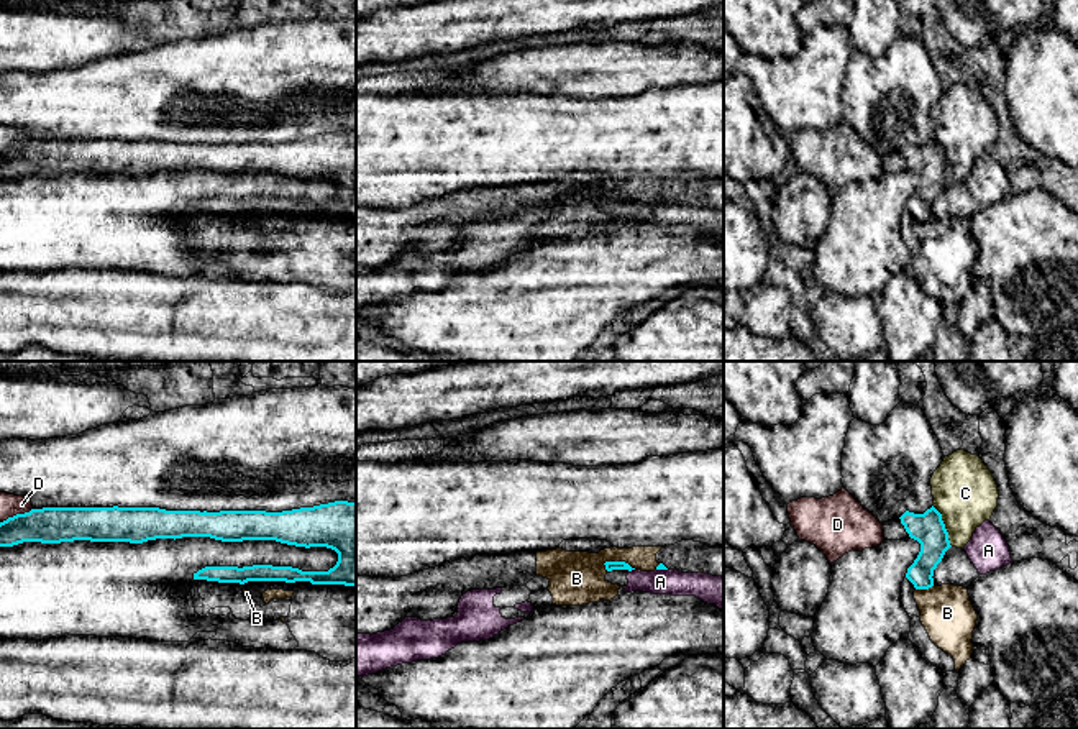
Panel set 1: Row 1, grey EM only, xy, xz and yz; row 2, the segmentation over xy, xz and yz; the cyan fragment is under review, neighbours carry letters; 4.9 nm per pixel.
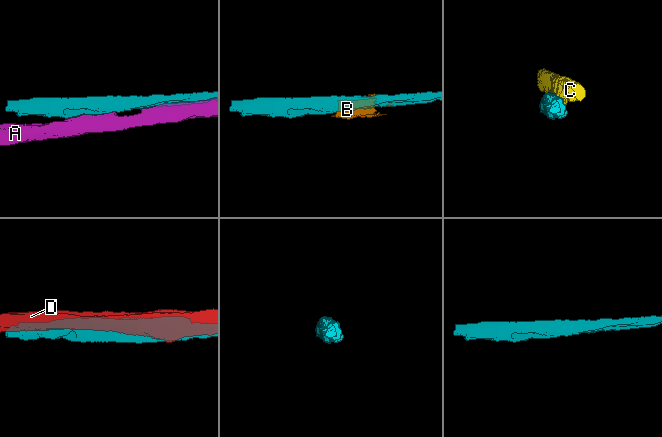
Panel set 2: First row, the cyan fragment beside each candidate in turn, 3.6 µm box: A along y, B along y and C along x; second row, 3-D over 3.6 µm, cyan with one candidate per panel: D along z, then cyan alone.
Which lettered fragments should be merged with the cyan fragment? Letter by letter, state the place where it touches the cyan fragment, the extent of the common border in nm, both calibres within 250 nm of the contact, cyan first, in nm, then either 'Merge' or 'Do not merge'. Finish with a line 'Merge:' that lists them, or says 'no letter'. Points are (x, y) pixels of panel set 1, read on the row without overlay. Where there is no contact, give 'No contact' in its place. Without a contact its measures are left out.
A: Touches cyan at xz (630, 202). Shared border 40 nm. Thickness 50 nm (cyan) against 130 nm. Do not merge
B: Touches cyan at xz (619, 194). Shared border 170 nm. Thickness 50 nm (cyan) against 260 nm. Do not merge
C: Touches cyan at yz (944, 158). Shared border 220 nm. Thickness 160 nm (cyan) against 320 nm. Do not merge
D: Touches cyan at xy (17, 146). Shared border 180 nm. Thickness 180 nm (cyan) against 110 nm. Do not merge
Merge: no letter

